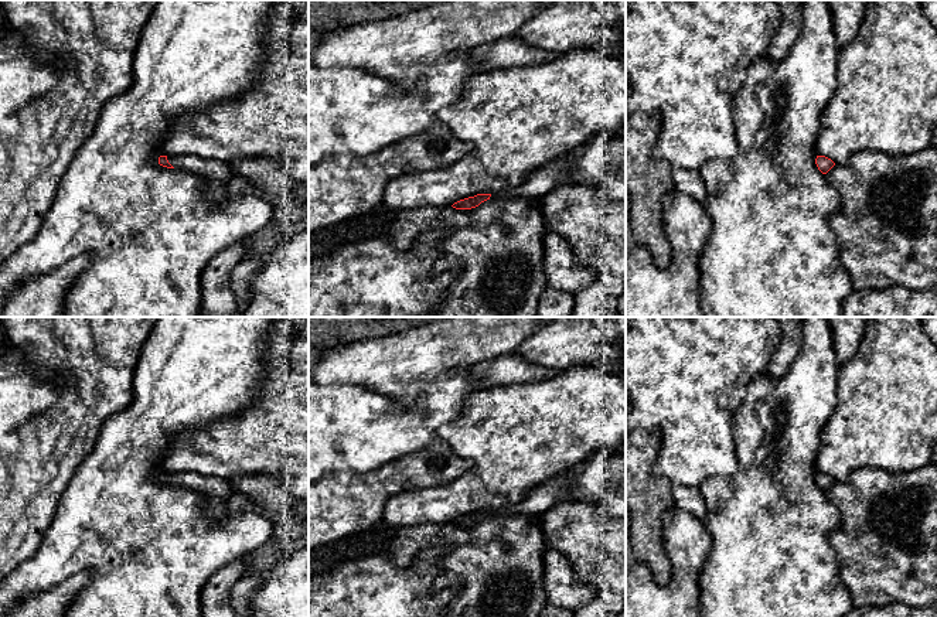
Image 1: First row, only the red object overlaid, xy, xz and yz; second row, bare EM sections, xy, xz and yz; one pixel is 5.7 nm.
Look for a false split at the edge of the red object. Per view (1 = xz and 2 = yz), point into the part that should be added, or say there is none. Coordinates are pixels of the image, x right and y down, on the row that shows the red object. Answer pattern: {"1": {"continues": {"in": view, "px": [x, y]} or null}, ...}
{"1": {"continues": {"in": "xz", "px": [555, 173]}}, "2": {"continues": null}}

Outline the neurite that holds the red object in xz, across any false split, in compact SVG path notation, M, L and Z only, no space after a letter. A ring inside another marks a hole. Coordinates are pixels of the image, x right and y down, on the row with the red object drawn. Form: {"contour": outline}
{"contour": "M576 150L568 156L555 158L544 167L534 171L522 184L498 194L477 194L454 202L452 207L456 209L471 209L481 202L493 198L536 198L541 200L545 194L556 187L569 184L568 175L573 167L573 156Z"}

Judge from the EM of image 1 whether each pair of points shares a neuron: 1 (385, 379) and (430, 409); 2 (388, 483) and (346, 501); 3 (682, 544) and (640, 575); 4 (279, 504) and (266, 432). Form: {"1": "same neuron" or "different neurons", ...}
{"1": "different neurons", "2": "same neuron", "3": "same neuron", "4": "different neurons"}

